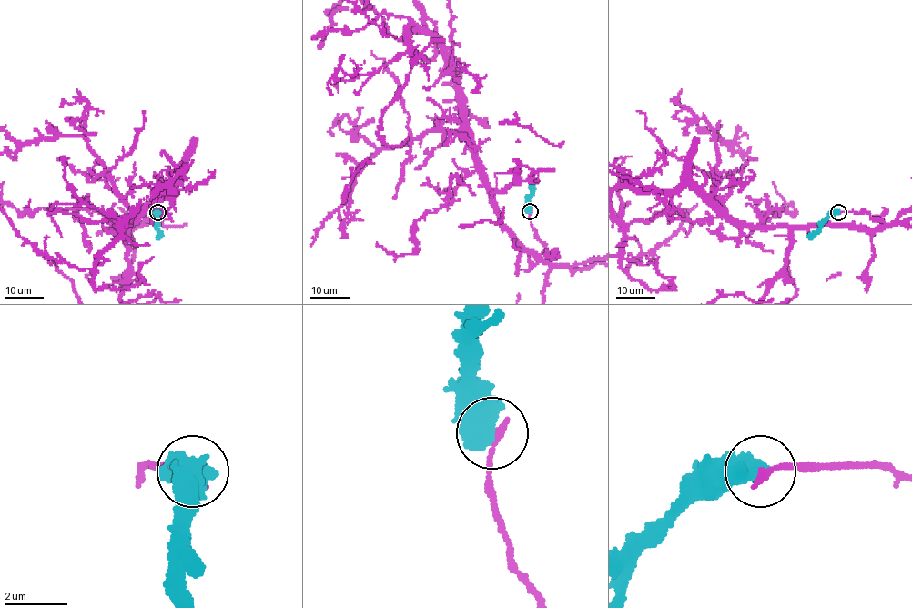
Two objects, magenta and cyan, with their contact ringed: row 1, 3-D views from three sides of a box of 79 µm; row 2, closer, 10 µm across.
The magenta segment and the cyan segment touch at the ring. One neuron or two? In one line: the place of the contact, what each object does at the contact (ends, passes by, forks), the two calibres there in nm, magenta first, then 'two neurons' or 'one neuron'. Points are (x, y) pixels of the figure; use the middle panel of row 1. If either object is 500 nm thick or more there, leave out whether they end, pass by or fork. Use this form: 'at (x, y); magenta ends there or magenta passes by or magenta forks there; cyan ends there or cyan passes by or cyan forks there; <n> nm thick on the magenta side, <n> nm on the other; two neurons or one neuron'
at (530, 211); 240 nm thick on the magenta side, 800 nm on the other; two neurons

